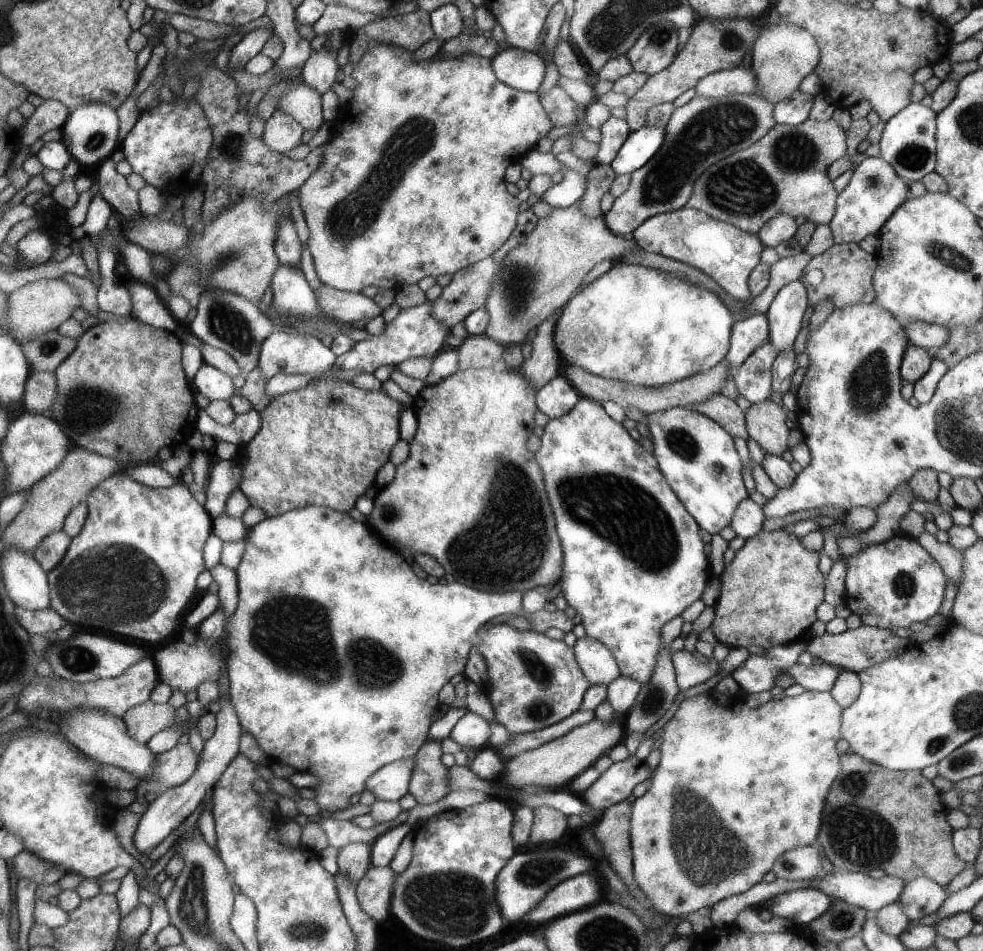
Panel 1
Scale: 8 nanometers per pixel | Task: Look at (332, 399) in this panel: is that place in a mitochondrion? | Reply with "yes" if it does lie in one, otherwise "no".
yes

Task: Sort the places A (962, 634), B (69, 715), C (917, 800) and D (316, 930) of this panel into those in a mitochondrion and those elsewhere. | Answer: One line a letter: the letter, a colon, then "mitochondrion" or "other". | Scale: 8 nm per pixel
A: other
B: other
C: other
D: mitochondrion

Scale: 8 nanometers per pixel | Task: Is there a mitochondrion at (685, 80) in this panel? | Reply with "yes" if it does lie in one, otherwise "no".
no

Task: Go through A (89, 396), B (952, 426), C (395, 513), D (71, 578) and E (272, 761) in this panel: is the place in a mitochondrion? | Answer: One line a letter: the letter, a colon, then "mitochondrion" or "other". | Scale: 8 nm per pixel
A: mitochondrion
B: mitochondrion
C: mitochondrion
D: mitochondrion
E: other

